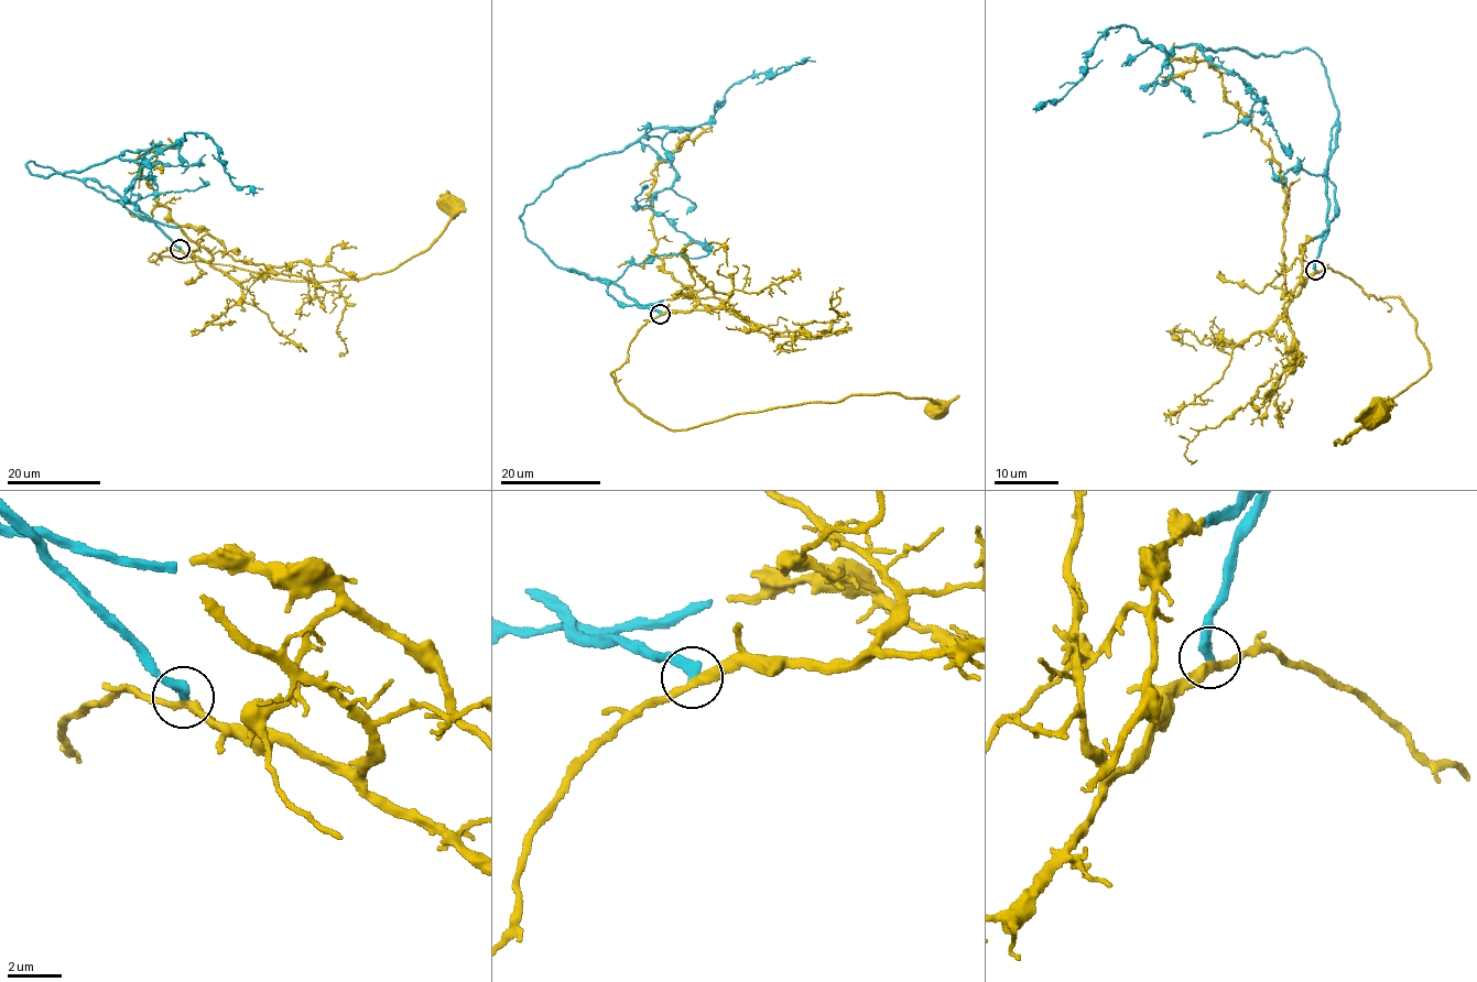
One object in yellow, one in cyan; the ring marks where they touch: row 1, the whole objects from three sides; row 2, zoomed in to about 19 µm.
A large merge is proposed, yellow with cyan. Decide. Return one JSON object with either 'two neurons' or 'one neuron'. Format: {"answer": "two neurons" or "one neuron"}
{"answer": "one neuron"}

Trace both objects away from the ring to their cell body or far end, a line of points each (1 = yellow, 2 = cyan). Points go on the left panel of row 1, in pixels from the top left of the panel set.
1: (180, 250), (149, 257), (229, 264), (275, 279), (361, 280), (423, 251), (449, 218), (447, 206)
2: (180, 249), (136, 205), (25, 166), (39, 176), (112, 159), (147, 162), (201, 132), (234, 185), (262, 188)

